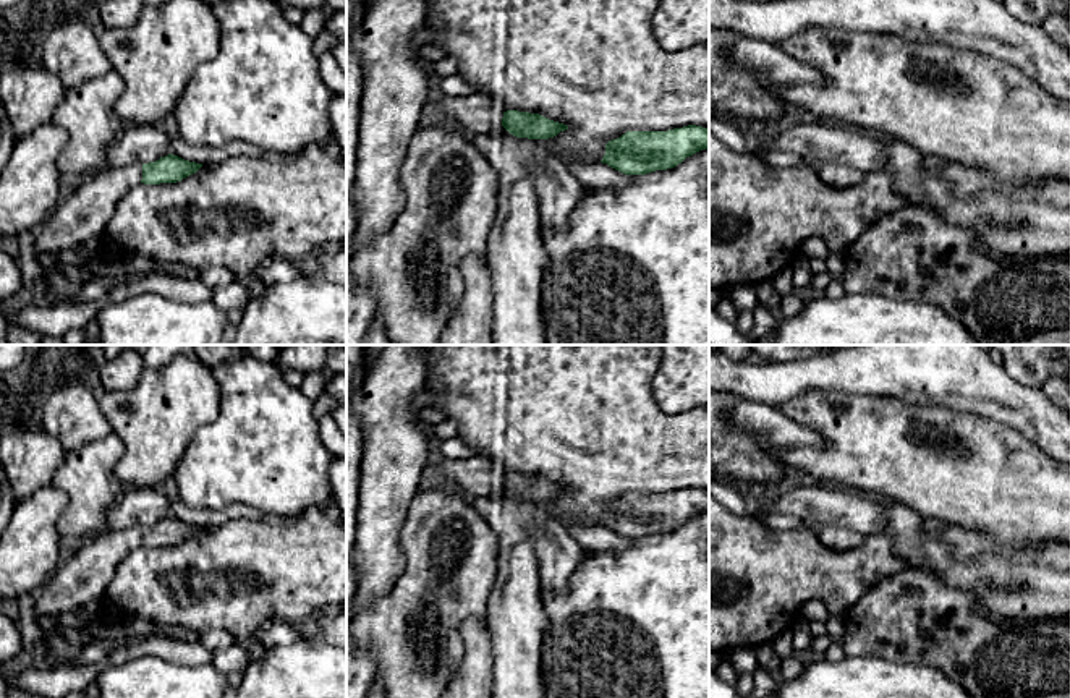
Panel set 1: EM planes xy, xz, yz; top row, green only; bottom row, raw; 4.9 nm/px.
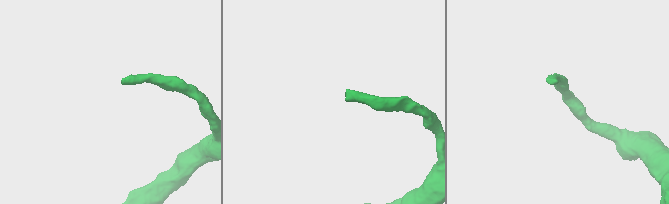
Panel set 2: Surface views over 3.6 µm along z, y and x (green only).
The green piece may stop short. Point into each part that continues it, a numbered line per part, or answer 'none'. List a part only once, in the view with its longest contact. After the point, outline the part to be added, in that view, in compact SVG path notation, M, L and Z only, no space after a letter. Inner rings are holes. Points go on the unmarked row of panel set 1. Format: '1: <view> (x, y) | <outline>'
1: xy (84, 577) | M105 528L89 538L39 589L34 611L47 625L62 612L105 598L125 555L142 543L142 528Z

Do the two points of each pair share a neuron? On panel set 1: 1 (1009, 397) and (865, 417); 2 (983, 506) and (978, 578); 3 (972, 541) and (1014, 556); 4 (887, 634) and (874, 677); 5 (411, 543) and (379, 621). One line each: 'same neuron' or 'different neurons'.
1: different neurons
2: different neurons
3: same neuron
4: different neurons
5: same neuron

